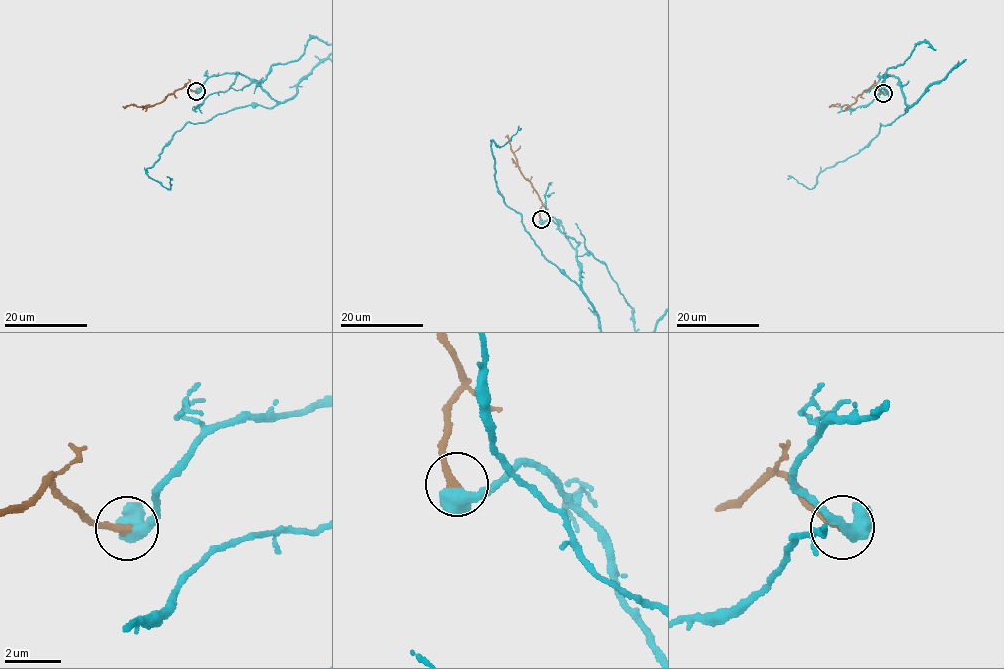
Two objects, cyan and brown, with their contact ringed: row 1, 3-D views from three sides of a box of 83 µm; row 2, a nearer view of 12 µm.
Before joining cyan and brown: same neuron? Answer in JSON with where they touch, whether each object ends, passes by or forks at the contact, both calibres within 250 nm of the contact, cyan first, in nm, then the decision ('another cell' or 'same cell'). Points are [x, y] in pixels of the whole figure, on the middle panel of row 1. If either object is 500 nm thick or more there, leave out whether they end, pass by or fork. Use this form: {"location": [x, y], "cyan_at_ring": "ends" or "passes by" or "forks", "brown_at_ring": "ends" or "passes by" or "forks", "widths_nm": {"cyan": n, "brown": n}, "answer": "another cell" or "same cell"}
{"location": [541, 219], "widths_nm": {"cyan": 750, "brown": 280}, "answer": "same cell"}

